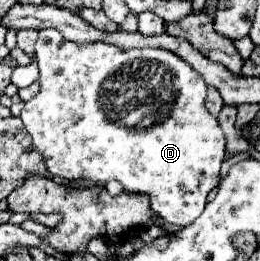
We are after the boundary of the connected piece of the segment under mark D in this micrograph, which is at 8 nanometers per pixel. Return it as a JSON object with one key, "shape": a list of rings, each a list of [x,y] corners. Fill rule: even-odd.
{"shape":[[[51,27],[49,29],[39,29],[35,55],[37,55],[37,65],[39,65],[39,71],[41,71],[41,77],[39,77],[41,91],[31,101],[25,103],[25,107],[23,107],[19,117],[23,119],[23,125],[25,125],[27,133],[33,137],[35,147],[43,153],[49,173],[53,177],[63,177],[67,181],[91,179],[95,183],[107,183],[109,179],[117,179],[125,187],[125,191],[147,193],[151,197],[151,209],[163,221],[173,223],[173,225],[191,225],[203,213],[209,191],[219,185],[219,171],[221,171],[221,163],[223,163],[223,157],[225,157],[223,131],[221,131],[221,127],[217,123],[217,117],[207,113],[207,109],[203,105],[205,97],[207,97],[207,85],[205,85],[203,77],[171,51],[163,51],[163,49],[129,49],[129,51],[121,51],[119,47],[109,45],[109,43],[77,45],[77,43],[71,43],[71,41],[63,39],[63,35],[57,29],[51,29]]]}

